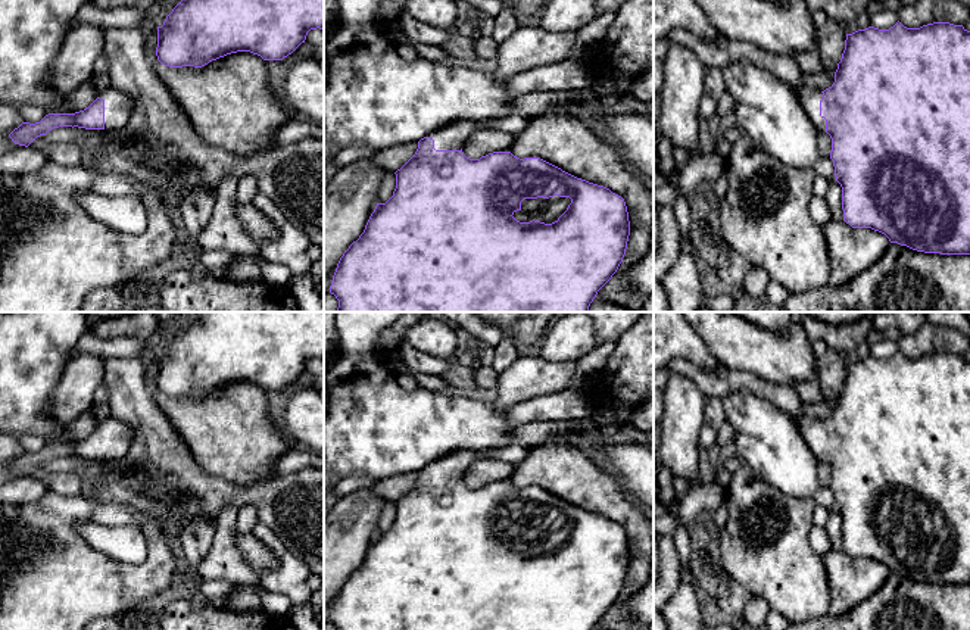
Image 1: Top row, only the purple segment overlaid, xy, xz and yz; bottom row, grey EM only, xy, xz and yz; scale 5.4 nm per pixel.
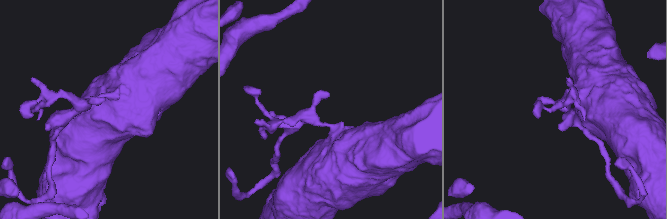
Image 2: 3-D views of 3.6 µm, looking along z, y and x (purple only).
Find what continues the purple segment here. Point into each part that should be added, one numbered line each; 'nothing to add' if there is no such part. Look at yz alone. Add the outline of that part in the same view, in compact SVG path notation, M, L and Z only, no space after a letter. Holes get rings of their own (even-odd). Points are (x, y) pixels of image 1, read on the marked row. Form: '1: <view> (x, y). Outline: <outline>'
1: yz (810, 97). Outline: M796 84L793 85L793 90L815 128L820 132L826 132L826 119L820 116L820 100L823 93L815 87L810 87L808 84Z

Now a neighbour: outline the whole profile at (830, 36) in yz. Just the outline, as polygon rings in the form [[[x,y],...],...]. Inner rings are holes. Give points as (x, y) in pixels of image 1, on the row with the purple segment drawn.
[[[811,10],[815,26],[815,53],[821,63],[821,72],[835,74],[842,59],[846,40],[846,26],[830,19],[823,10]]]

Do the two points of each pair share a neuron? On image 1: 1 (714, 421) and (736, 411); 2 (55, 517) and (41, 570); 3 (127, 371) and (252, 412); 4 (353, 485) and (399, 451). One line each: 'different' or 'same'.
1: different
2: same
3: different
4: different

